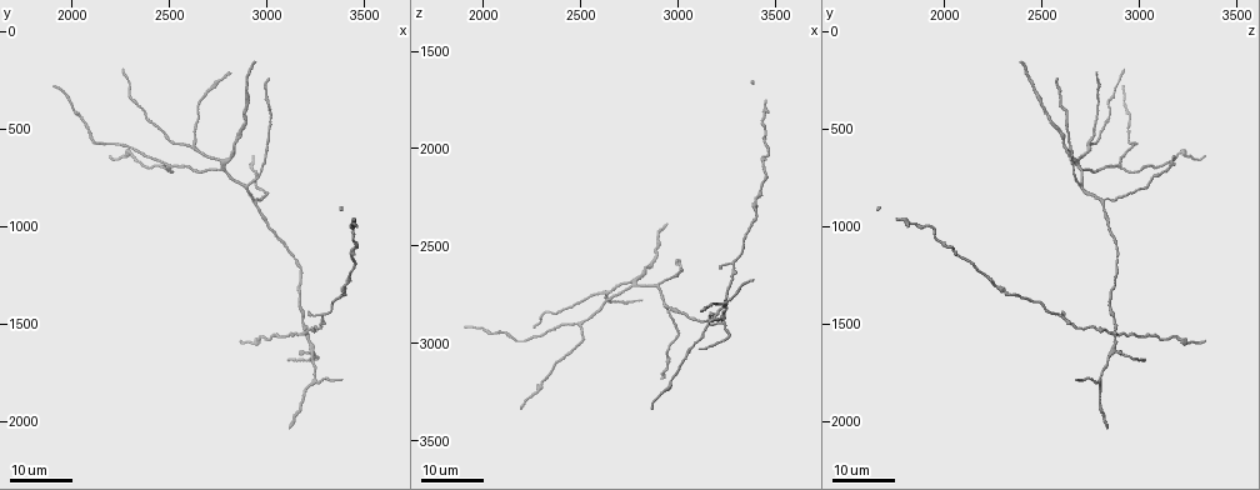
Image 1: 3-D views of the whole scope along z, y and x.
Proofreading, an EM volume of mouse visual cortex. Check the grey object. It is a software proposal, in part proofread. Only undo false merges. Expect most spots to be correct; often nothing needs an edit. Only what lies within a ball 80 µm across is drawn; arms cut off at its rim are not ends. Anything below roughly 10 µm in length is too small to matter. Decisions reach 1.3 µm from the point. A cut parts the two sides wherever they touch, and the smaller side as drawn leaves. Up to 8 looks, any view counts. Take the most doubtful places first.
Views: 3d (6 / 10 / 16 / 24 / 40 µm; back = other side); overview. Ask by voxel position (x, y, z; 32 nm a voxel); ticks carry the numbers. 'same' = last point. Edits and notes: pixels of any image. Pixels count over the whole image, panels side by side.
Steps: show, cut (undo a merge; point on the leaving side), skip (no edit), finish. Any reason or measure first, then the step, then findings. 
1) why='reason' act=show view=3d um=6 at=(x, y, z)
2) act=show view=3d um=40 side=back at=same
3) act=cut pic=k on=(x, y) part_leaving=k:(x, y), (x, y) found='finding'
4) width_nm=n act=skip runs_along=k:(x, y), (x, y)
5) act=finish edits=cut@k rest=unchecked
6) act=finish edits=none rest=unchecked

why='four arms meet' act=show view=3d um=24 at=(3180, 1550, 2860)

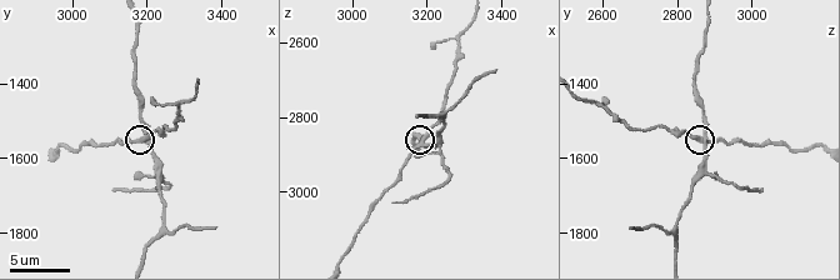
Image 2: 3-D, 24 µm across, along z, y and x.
why='zoom in' act=show view=3d um=10 at=(3190, 1560, 2870)

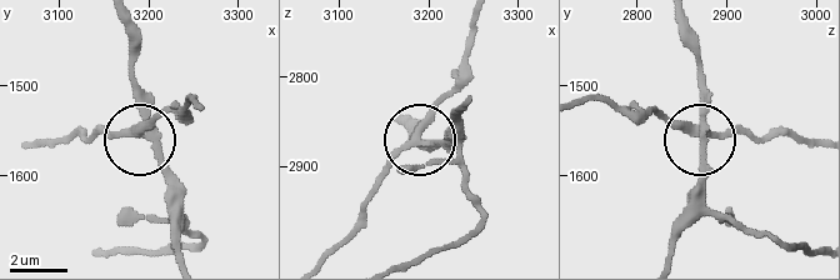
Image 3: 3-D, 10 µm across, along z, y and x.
act=cut pic=3 on=(108, 136) part_leaving=3:(138, 134), (174, 105), (188, 99), (195, 105) found='two cells meet here'

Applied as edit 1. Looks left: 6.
why='three arms meet' act=show view=3d um=24 at=(2950, 860, 2810)

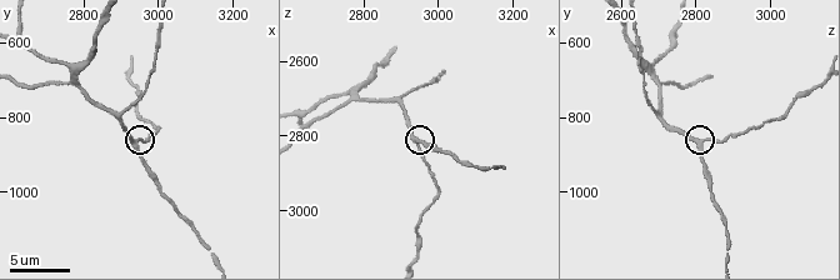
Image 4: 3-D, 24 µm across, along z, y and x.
act=show view=3d um=6 at=(2940, 870, 2820)

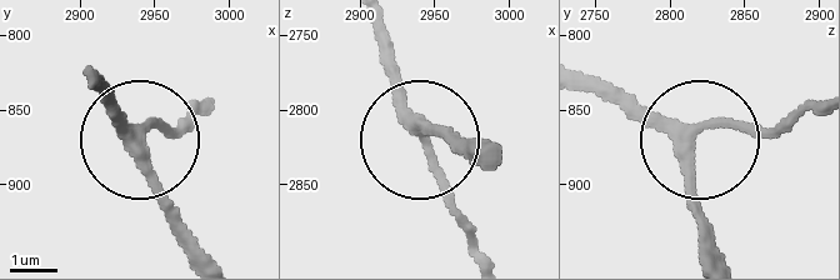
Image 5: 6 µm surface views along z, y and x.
arms=3 act=skip found='one cell here'

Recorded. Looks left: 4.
why='three-way junction' act=show view=3d um=16 at=(2770, 710, 2700)

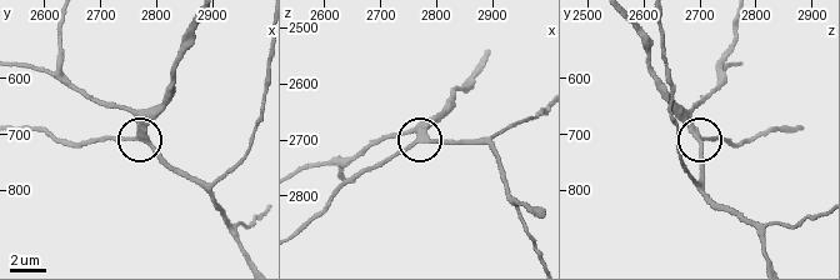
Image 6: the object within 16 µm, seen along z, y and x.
act=skip runs_along=6:(250, 258), (220, 208), (145, 141), (131, 115), (115, 103) found='one cell here'

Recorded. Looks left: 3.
why='arms part here' act=show view=3d um=6 at=(2620, 580, 2740)

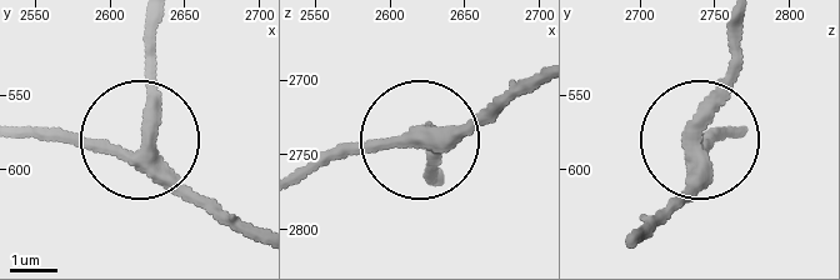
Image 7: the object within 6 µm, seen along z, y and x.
arms=3 act=skip found='one cell here'

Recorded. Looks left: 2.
act=finish edits=cut@3 rest=unchecked

